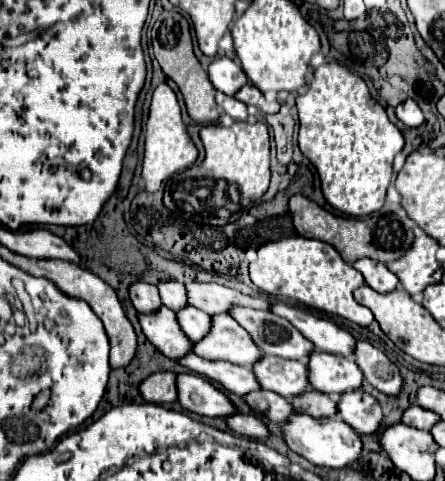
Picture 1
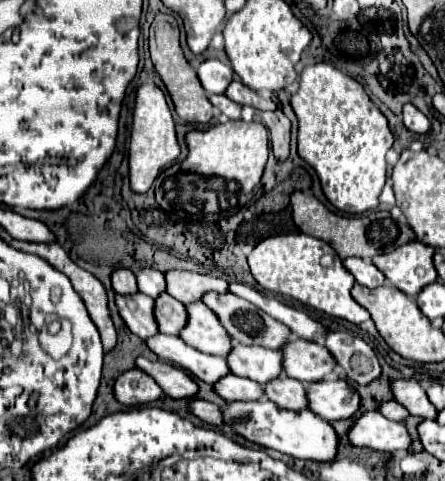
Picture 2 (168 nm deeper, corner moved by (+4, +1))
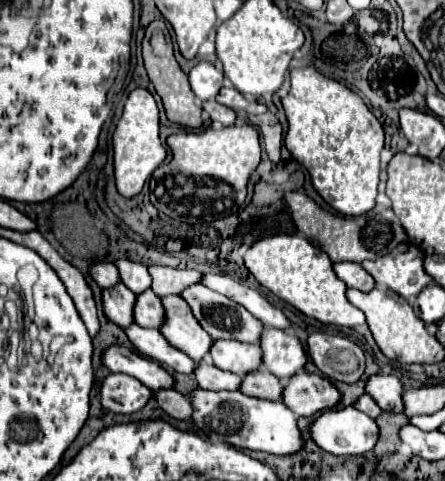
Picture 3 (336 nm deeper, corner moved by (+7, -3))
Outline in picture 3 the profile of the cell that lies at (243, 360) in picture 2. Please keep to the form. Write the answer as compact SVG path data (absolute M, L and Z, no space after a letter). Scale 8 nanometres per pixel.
M213 340L209 356L213 364L217 364L217 368L229 370L239 376L245 376L249 370L257 370L261 366L259 344L245 344L237 340Z

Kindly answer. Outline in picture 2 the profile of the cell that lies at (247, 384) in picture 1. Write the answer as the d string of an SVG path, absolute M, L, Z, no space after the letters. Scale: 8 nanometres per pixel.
M158 334L156 338L150 338L146 344L152 352L158 354L160 360L184 368L186 372L190 372L192 376L196 376L202 382L216 384L220 378L230 374L230 366L226 362L226 358L202 354L202 352L194 350L192 346L188 346L186 342L182 342L182 338L178 338L178 336L172 338L172 336Z

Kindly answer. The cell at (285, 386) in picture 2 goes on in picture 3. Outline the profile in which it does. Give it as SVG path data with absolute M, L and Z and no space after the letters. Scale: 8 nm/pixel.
M259 368L255 372L249 372L241 380L241 392L257 398L271 398L281 400L281 380L273 374L269 374L265 368Z

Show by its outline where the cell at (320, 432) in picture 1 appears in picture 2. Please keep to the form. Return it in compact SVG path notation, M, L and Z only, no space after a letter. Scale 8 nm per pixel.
M262 398L260 402L230 402L224 410L224 420L228 430L244 436L250 442L256 442L264 448L278 450L292 458L300 460L316 460L316 462L332 462L338 454L338 434L330 422L322 420L312 410L284 410L274 402Z

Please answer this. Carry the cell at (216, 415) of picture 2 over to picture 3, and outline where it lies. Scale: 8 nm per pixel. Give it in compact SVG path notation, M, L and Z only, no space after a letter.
M161 388L161 390L155 390L155 392L153 392L153 398L157 400L159 408L163 408L169 416L179 418L179 420L191 418L193 408L189 406L187 396L179 394L177 390L173 390L173 388Z

